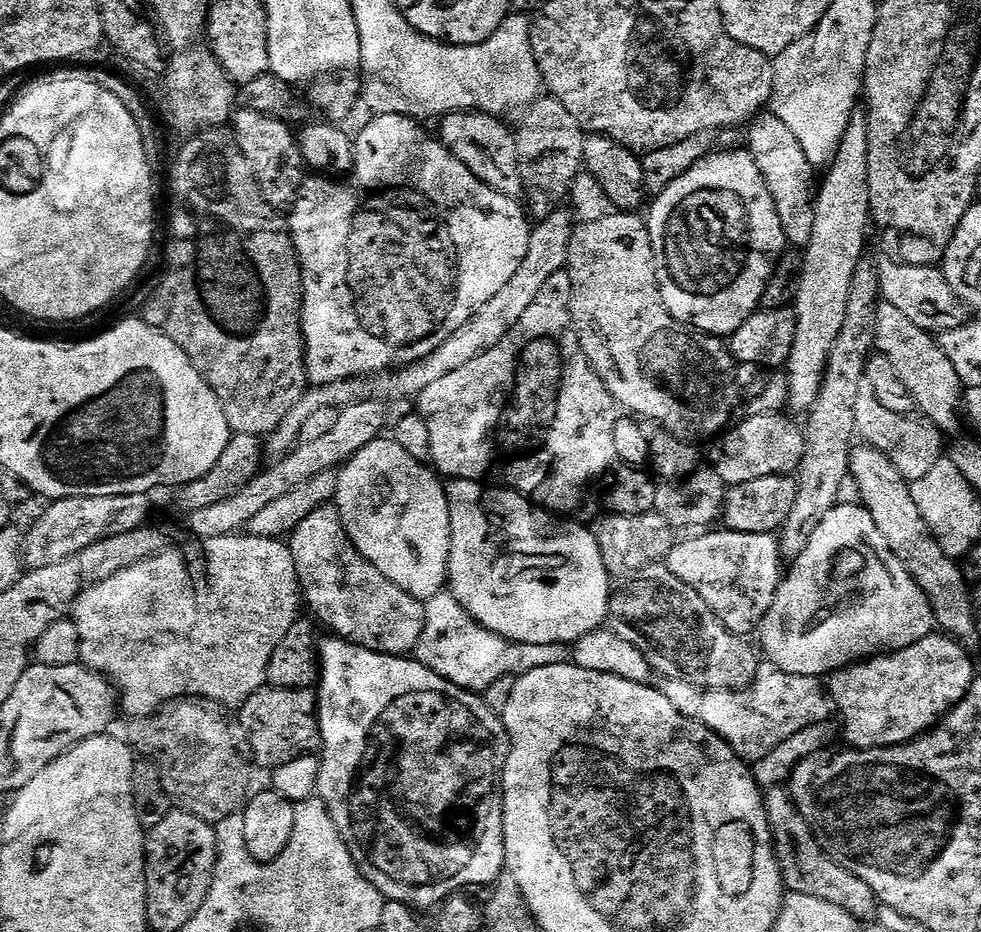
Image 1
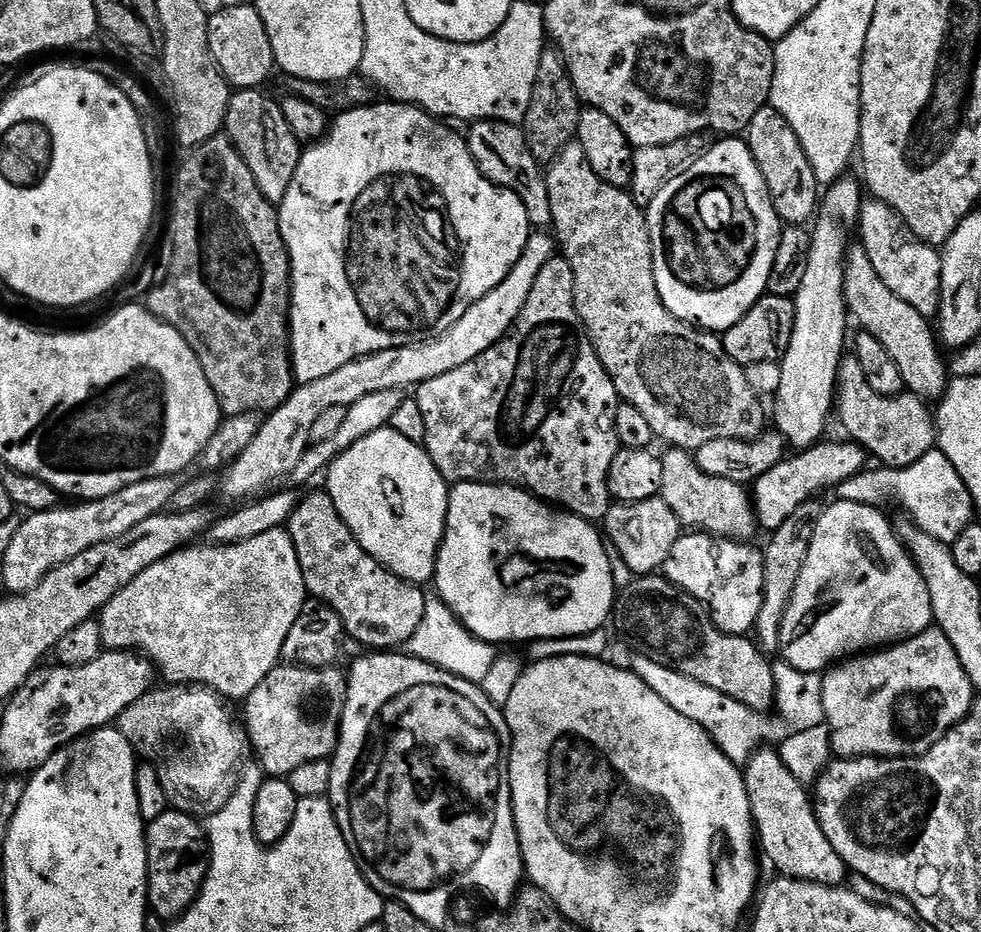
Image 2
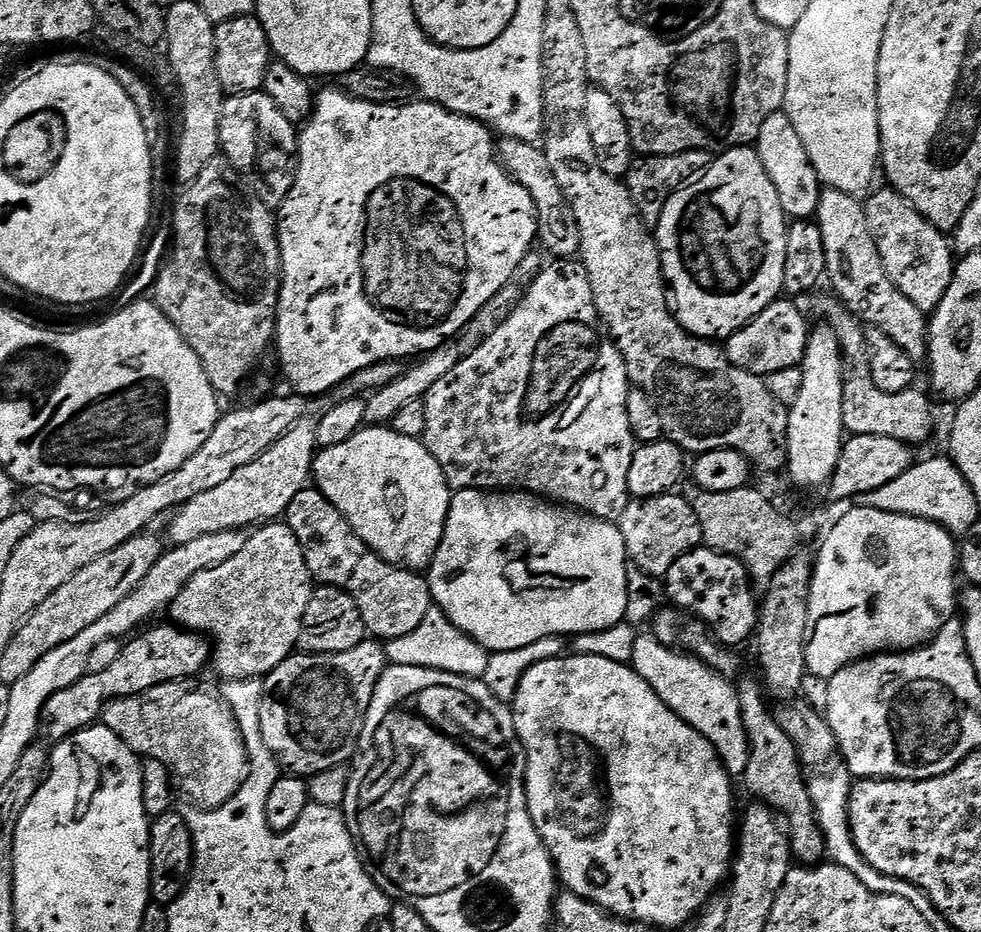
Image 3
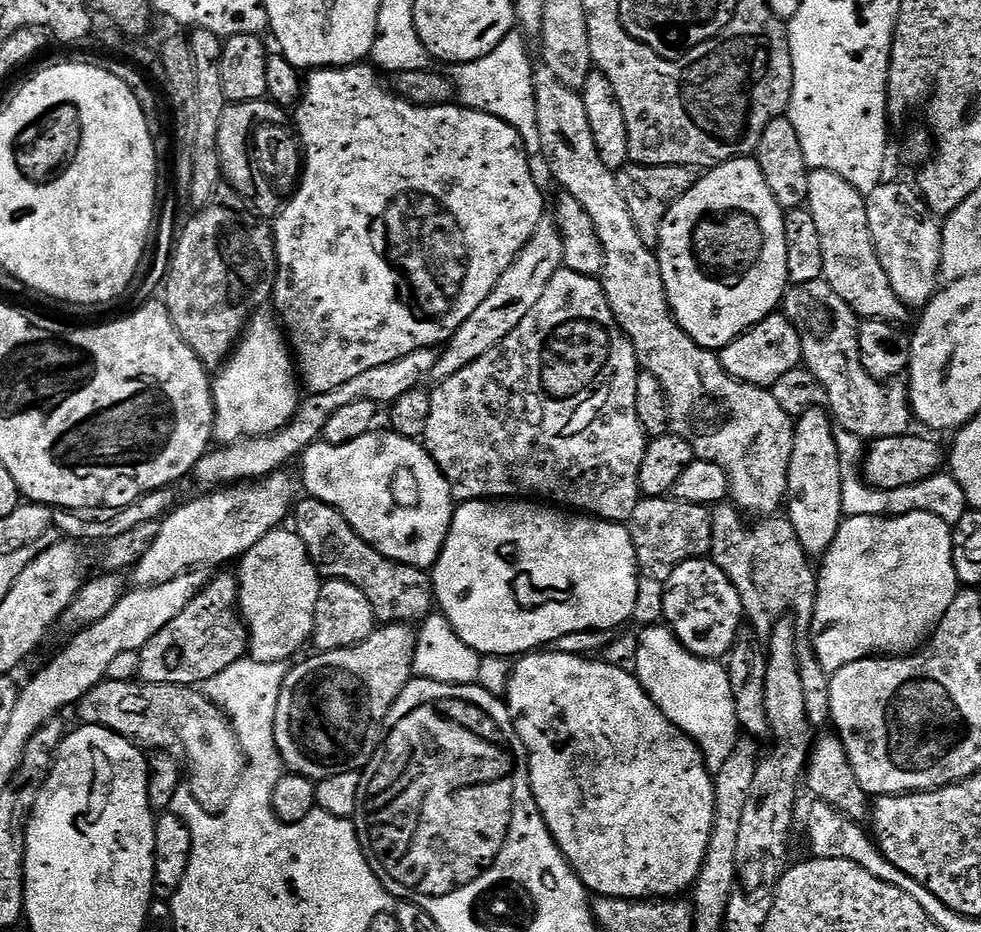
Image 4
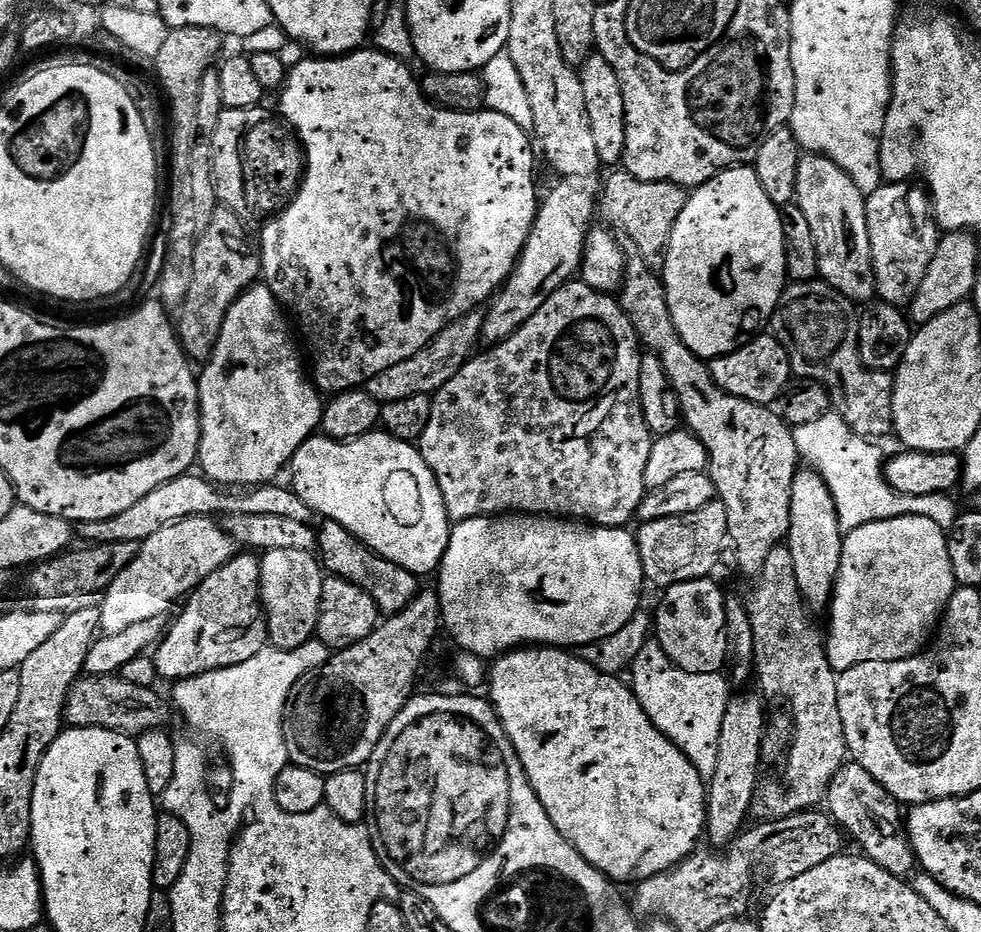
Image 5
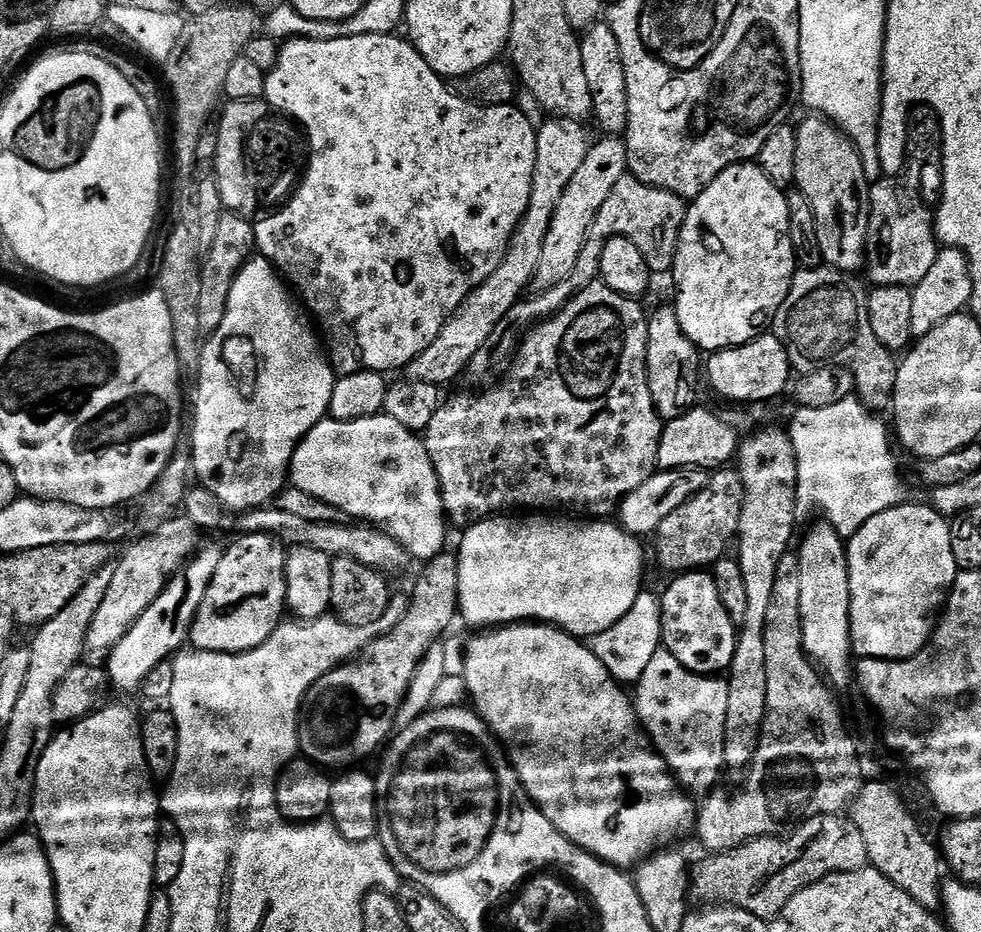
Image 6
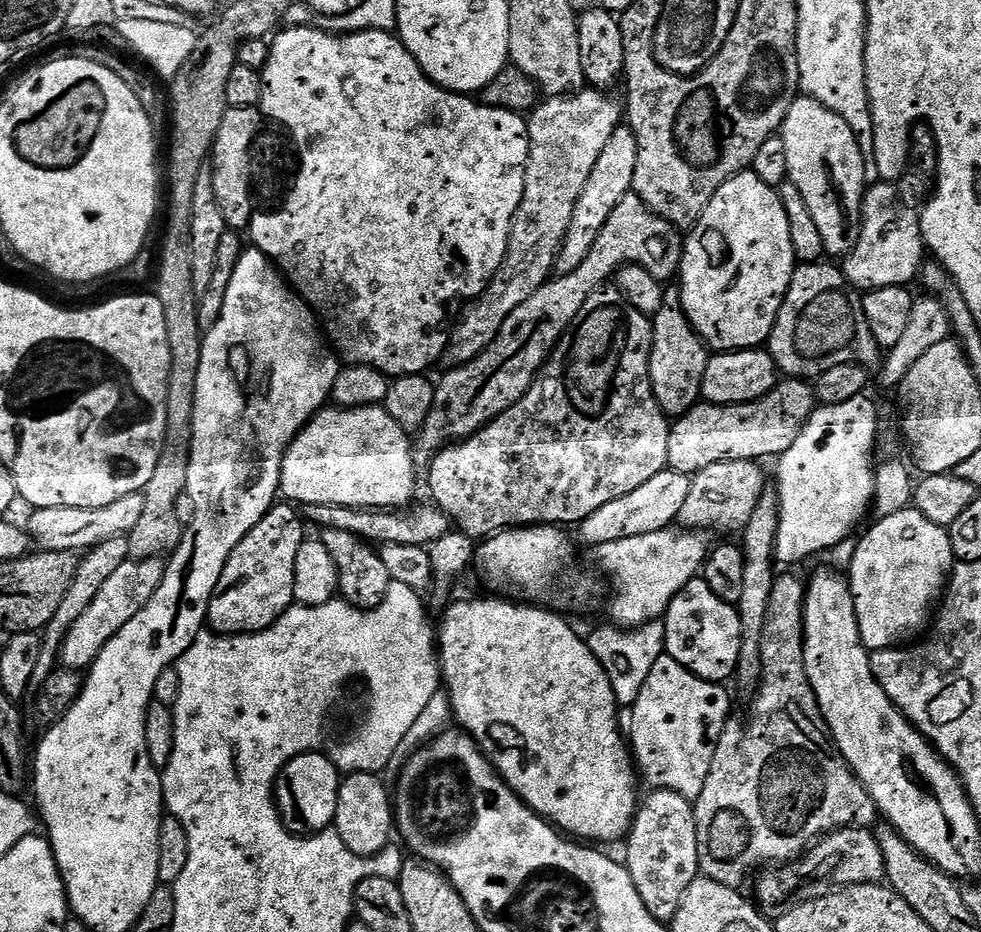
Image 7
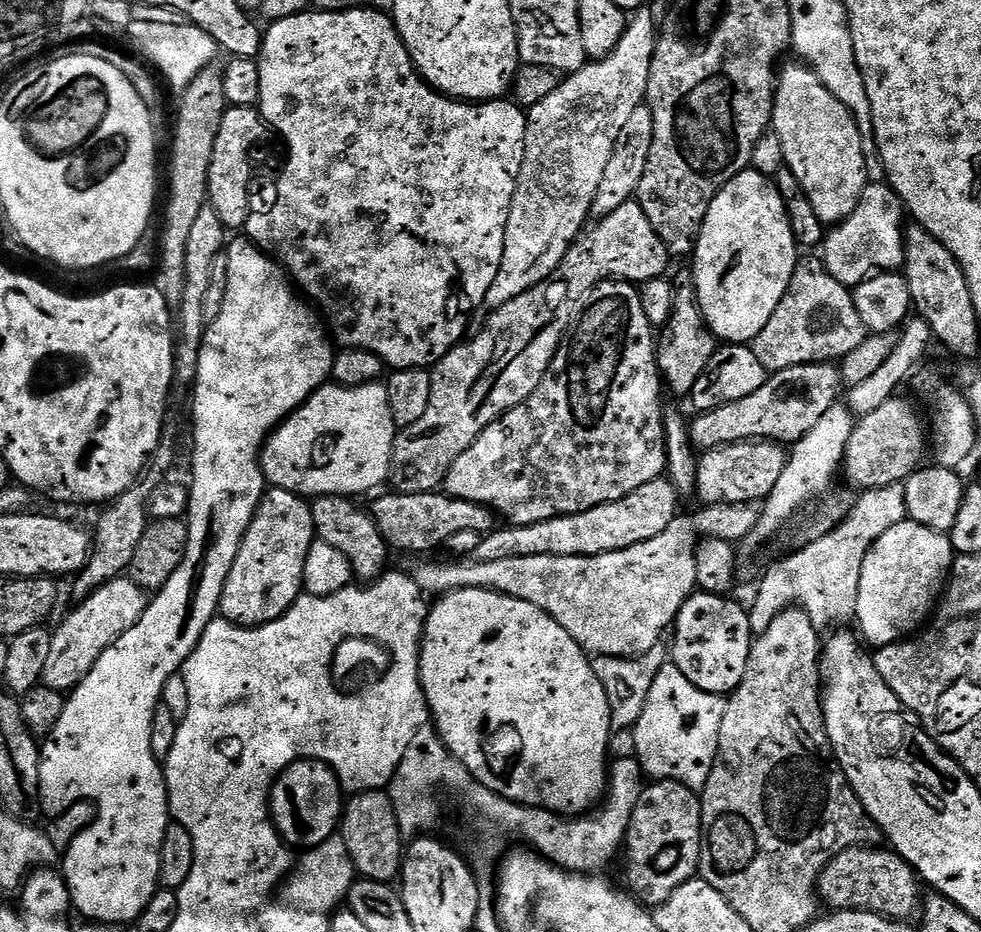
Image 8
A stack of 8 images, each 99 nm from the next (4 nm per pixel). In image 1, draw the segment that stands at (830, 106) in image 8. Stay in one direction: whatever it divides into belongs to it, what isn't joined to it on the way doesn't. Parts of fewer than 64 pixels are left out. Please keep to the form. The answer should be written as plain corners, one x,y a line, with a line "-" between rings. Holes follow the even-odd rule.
881,303
874,317
874,344
875,347
880,347
877,348
879,355
890,358
890,363
894,365
894,370
898,370
902,382
906,382
906,390
910,390
919,415
930,418
930,422
934,422
934,426
938,426
945,434
958,431
960,420
962,424
962,385
953,363
940,348
937,337
933,333
914,326
914,322
910,322
910,318
906,318
906,314
898,310
898,306

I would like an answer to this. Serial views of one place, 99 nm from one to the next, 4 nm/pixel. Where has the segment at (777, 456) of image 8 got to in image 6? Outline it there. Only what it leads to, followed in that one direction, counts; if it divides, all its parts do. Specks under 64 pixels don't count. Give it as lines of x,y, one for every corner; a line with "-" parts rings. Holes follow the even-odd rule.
716,470
705,486
690,502
678,506
654,533
656,560
671,574
704,570
725,555
728,543
737,539
744,501
744,487
736,470
-
732,471
732,472
728,472

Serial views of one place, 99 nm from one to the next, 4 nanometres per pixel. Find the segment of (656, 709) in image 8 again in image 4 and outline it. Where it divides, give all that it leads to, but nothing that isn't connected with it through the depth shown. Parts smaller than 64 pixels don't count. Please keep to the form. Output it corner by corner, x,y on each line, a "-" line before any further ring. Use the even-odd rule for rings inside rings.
663,623
639,630
638,637
636,679
668,721
695,742
708,771
714,774
722,770
722,762
730,758
742,732
734,714
734,694
730,694
727,667
720,660
703,660
690,654

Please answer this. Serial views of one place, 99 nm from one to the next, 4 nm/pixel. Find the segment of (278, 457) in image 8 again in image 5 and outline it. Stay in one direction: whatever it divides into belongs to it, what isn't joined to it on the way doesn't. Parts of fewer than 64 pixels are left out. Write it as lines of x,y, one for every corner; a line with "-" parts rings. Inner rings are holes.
373,430
353,440
334,440
323,434
313,435
296,451
290,465
293,492
312,508
317,517
333,520
354,534
372,552
410,570
418,578
437,571
444,561
450,521
442,490
415,443
399,440
383,430

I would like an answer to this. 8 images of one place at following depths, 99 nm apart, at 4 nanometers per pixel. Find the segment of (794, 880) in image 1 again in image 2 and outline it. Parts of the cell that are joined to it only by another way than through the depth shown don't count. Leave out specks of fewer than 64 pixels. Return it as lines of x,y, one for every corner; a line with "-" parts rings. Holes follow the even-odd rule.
765,746
755,752
743,765
744,785
750,798
752,823
762,852
777,868
781,877
789,880
805,880
824,886
841,887
849,879
846,862
830,846
830,838
822,834
822,826
816,817
813,797
804,789
805,781
794,775
783,756
775,747

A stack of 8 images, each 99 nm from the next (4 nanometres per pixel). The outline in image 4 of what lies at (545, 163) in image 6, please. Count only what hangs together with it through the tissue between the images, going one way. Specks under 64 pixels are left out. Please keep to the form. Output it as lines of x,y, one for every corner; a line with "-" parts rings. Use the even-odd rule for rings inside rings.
419,348
414,354
406,354
394,362
386,362
386,366
374,366
374,370
366,370
366,374
358,374
358,378
350,378
342,386
334,390
308,394
301,399
300,406
293,414
292,420
285,428
271,432
269,436
253,436
247,440
239,440
237,444
226,444
213,447
205,452
196,463
194,476
208,486
228,486
235,482
254,482
279,471
284,464
299,457
314,442
324,435
324,423
334,410
347,406
355,400
372,400
377,406
391,406
402,394
411,392
421,383
420,376
427,377
438,355
436,348

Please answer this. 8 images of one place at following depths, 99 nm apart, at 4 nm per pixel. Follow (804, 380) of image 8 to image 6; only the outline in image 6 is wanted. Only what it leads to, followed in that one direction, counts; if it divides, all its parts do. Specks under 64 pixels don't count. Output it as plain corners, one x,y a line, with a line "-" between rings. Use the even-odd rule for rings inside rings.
697,406
682,418
674,418
663,425
658,442
656,467
660,470
674,468
699,468
701,470
720,470
733,463
742,443
742,436
728,420
723,420
716,412

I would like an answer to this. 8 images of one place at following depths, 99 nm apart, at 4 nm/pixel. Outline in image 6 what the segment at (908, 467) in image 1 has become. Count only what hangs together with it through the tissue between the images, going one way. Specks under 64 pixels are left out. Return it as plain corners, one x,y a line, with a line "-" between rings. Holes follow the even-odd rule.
827,266
805,268
797,271
792,277
790,290
774,317
774,324
776,323
774,334
782,342
788,360
797,373
810,372
814,368
845,368
856,380
854,392
860,403
873,413
879,414
883,408
885,411
892,403
898,360
881,344
869,343
866,339
867,310
868,292
856,281
856,278

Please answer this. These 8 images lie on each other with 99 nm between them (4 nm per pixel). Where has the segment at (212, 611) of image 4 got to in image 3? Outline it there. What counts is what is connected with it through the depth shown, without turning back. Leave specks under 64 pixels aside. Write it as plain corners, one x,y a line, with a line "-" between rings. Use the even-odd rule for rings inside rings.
179,626
171,627
141,631
132,638
137,640
129,639
123,645
121,656
108,670
93,671
74,682
74,686
58,690
58,694
51,696
44,704
43,735
45,732
52,742
65,740
67,736
73,736
75,732
81,732
83,728
90,728
97,723
101,719
105,704
110,700
143,694
146,690
166,682
199,677
203,673
200,671
204,667
207,669
210,664
210,648
205,637

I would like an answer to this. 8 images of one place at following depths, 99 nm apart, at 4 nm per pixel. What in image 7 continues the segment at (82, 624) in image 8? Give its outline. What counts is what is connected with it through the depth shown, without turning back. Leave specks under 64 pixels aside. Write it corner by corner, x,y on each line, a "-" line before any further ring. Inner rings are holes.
131,558
122,566
118,566
118,570
114,570
114,575
102,585
102,590
98,590
98,598
90,602
86,614
78,618
78,622
64,639
58,657
59,663
68,670
91,668
98,654
106,646
106,642
110,642
110,638
114,638
114,634
118,634
118,630
122,630
122,626
126,626
126,622
130,622
130,618
134,618
134,614
138,614
138,610
142,610
142,606
146,606
150,598
154,598
154,590
158,590
162,582
165,567
163,559
134,560

